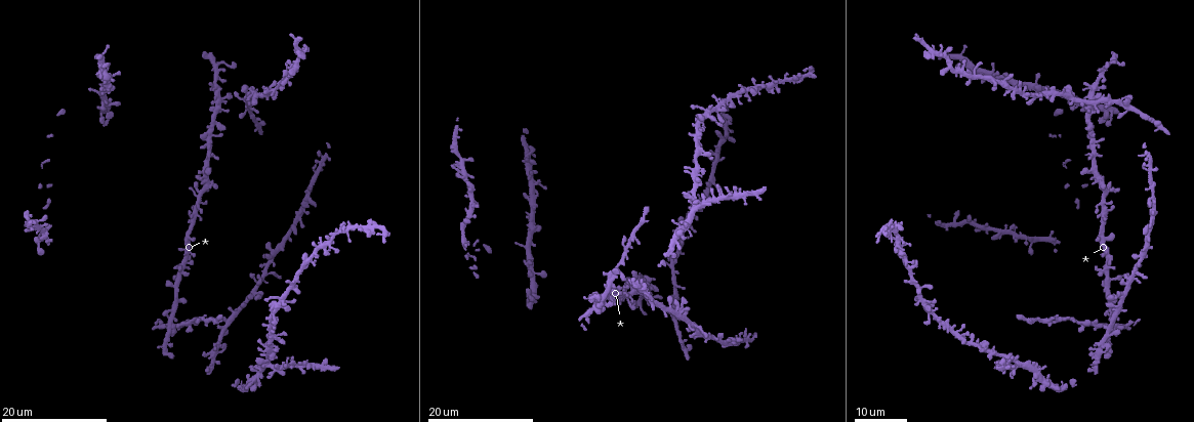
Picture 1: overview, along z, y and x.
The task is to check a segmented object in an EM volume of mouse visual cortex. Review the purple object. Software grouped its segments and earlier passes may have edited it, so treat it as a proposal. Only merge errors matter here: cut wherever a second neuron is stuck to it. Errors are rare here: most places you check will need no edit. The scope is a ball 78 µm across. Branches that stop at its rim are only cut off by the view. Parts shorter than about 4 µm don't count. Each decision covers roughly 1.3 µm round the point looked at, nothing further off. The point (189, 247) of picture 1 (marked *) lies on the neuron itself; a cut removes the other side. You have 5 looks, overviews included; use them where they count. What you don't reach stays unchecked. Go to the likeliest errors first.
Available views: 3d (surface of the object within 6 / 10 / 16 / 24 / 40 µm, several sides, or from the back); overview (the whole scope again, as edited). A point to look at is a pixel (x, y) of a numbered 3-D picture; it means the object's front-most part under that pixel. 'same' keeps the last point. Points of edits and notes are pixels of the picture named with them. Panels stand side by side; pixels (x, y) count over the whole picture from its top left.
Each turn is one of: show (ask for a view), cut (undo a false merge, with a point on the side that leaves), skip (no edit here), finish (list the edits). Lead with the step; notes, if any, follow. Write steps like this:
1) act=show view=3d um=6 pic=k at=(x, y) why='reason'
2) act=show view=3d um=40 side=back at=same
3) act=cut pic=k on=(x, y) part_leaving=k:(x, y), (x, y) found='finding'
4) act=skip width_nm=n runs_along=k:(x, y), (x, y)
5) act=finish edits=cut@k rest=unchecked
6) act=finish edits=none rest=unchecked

act=show view=3d um=24 pic=1 at=(191, 323) why='three-way junction'

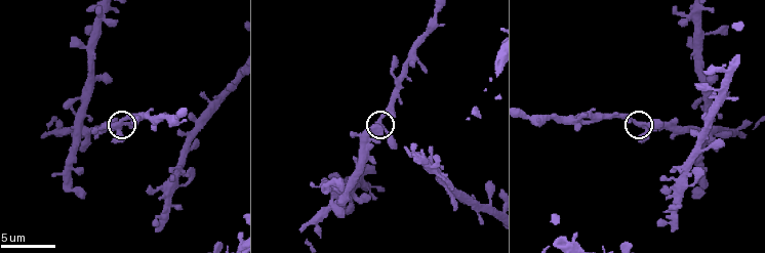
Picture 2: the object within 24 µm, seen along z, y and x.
act=show view=3d um=6 pic=2 at=(124, 122)

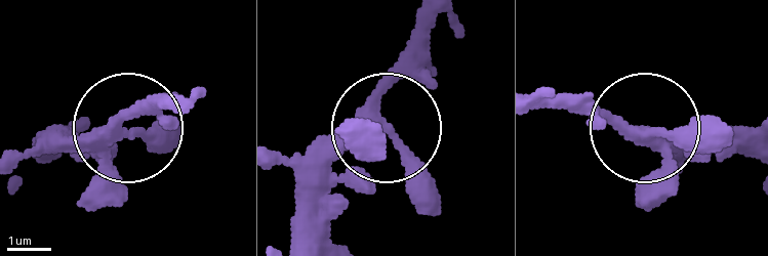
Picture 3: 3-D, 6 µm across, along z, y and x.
act=skip arms=3 found='all the same neuron'

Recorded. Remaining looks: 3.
act=show view=3d um=24 pic=1 at=(221, 98) why='three arms meet'

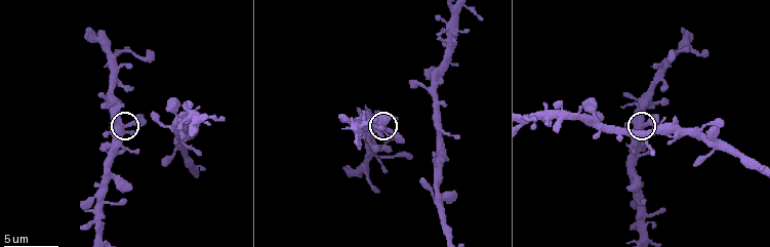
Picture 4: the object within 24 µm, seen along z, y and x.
act=show view=3d um=6 pic=4 at=(126, 126)

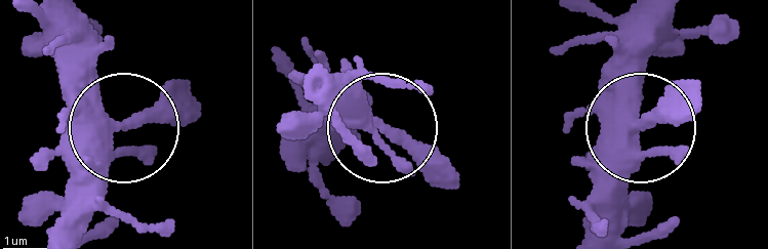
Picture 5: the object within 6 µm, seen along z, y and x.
act=skip side_arm_um=11 arms=3 found='one neuron here'

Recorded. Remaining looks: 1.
act=finish edits=none rest=unchecked

